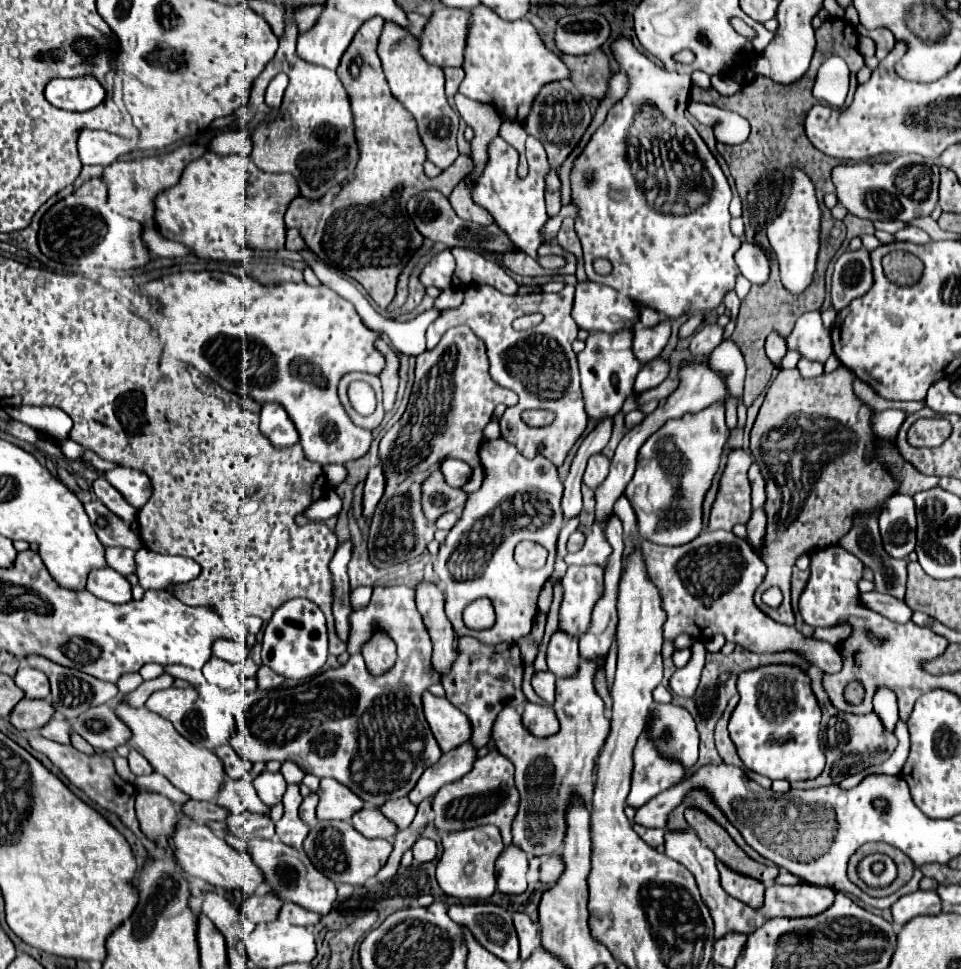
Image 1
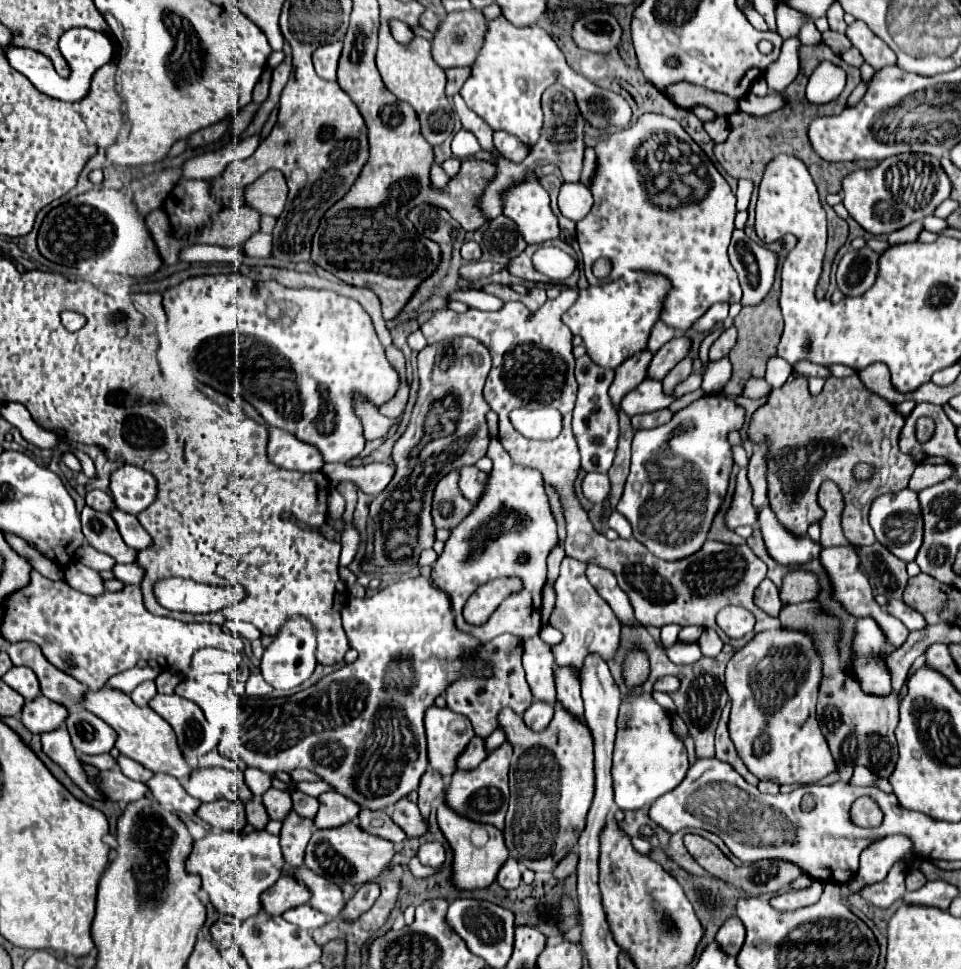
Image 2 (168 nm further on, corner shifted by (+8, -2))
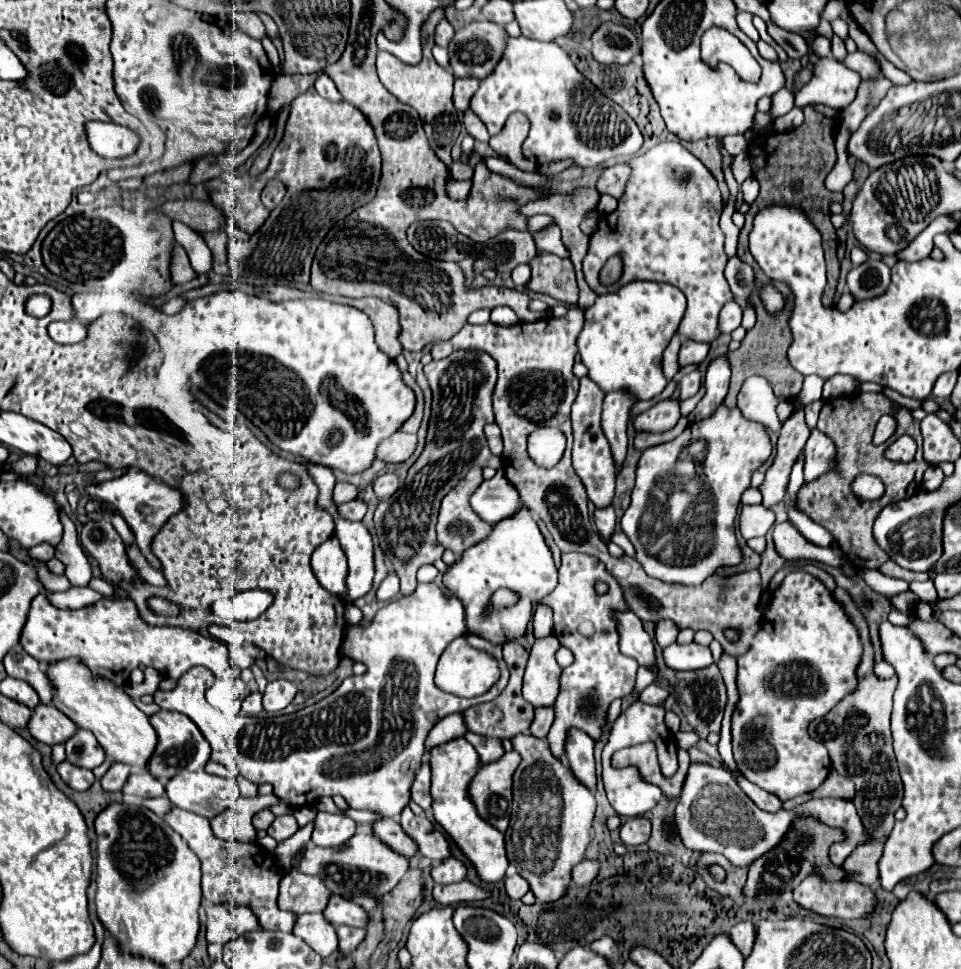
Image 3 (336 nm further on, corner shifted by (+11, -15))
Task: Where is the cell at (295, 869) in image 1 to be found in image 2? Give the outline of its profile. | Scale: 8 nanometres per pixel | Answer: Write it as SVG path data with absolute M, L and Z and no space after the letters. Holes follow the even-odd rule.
M306 867L296 869L296 875L300 875L300 879L304 879L304 883L308 883L308 887L312 887L310 905L316 907L318 911L322 911L324 915L328 915L328 919L336 919L346 905L342 889L336 883L332 883L320 875L314 875Z

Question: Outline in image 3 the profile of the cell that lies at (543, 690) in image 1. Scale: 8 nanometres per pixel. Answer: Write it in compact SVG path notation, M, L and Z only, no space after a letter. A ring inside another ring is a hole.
M551 634L537 638L529 652L529 662L523 676L523 698L535 708L553 706L559 694L561 666L555 660L557 648L559 640Z

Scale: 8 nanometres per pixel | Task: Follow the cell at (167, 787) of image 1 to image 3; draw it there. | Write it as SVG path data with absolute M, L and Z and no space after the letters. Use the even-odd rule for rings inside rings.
M171 806L171 810L163 816L163 820L177 834L183 836L183 840L201 860L205 902L249 906L265 930L291 932L295 924L295 916L291 912L283 912L277 908L277 890L279 890L279 880L283 876L283 870L277 866L277 862L267 850L263 850L257 842L239 844L239 842L227 842L221 838L215 838L207 818L193 814L189 810L181 810L177 806Z

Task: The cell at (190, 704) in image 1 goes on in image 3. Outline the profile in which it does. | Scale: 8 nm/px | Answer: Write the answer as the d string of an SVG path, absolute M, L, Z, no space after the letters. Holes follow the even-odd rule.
M161 710L161 712L153 714L149 720L151 720L151 726L157 730L157 736L159 736L157 750L155 750L153 758L149 760L149 772L155 778L173 778L189 762L191 762L191 770L203 770L205 768L205 764L209 762L209 756L211 756L209 742L201 736L201 730L187 716L183 716L179 712L171 712L171 710Z

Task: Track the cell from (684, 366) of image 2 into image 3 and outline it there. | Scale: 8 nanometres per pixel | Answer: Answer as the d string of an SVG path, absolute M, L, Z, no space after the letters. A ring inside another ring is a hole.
M667 398L649 408L647 412L639 414L633 420L635 430L645 430L645 432L663 432L669 430L677 424L681 412L679 412L679 400L677 398Z

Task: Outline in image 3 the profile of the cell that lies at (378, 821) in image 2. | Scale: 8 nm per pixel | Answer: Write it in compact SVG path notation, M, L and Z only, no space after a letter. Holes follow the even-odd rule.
M377 818L373 822L373 834L383 842L389 844L389 848L393 848L397 854L411 858L417 854L417 844L401 830L399 822L393 818Z

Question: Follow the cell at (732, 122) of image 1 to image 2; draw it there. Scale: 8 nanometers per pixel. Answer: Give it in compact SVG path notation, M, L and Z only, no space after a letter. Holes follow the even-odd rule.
M718 117L718 119L716 119L716 121L712 121L712 123L704 123L704 127L706 127L708 135L710 135L716 143L724 143L724 141L728 139L730 125L726 123L726 119L724 119L724 117Z

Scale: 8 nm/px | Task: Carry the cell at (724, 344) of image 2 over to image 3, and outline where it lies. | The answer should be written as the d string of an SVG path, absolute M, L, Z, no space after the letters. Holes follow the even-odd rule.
M727 354L717 356L715 360L709 362L707 372L705 372L705 396L701 398L701 402L697 404L697 408L689 414L689 420L703 420L705 416L711 416L713 410L723 402L727 388L729 388L729 376L731 376L731 368L729 368L729 358Z

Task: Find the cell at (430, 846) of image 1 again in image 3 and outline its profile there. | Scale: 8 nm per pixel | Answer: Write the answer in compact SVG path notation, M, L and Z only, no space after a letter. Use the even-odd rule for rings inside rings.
M445 858L441 862L435 862L431 868L431 878L437 884L453 884L453 882L461 882L465 878L467 870L463 866L463 862L455 860L455 858Z

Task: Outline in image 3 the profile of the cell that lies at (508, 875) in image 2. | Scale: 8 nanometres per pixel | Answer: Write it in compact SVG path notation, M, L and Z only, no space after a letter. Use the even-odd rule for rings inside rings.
M509 874L505 878L505 890L507 890L507 896L511 900L519 900L527 890L529 890L529 884L525 878L521 878L519 874Z

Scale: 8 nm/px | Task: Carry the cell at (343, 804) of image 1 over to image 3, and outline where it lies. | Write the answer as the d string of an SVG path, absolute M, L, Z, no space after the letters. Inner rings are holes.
M317 812L311 842L317 846L337 848L337 846L345 844L355 834L355 826L357 826L357 822L345 814Z

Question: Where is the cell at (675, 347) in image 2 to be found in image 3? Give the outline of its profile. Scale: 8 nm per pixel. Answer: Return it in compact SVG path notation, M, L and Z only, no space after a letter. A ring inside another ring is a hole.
M683 340L681 350L679 350L679 366L685 368L689 364L701 364L709 352L709 344L705 342L693 342L693 340Z

